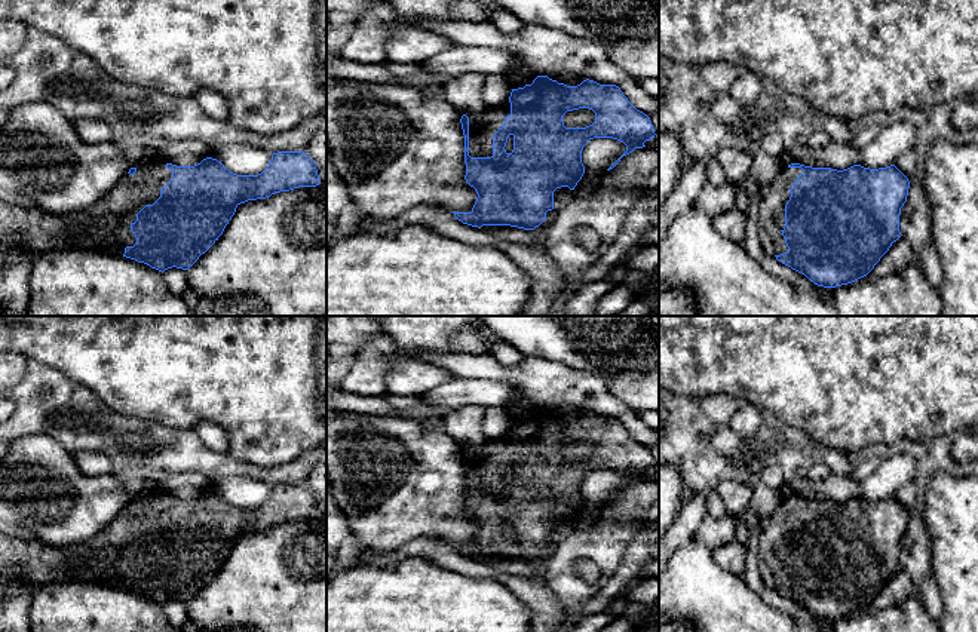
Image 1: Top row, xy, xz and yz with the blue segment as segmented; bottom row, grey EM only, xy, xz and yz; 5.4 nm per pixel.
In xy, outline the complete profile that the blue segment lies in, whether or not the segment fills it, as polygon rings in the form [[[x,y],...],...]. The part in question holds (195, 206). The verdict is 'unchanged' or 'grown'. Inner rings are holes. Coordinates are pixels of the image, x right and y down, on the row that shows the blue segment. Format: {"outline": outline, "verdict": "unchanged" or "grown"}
{"outline": [[[301,151],[273,153],[269,166],[258,175],[236,175],[212,157],[194,166],[154,159],[131,168],[102,197],[80,211],[53,214],[37,205],[0,202],[0,266],[6,263],[6,239],[19,234],[33,260],[53,249],[99,249],[162,273],[172,267],[188,270],[218,240],[240,203],[298,187],[316,187],[321,184],[316,166]]], "verdict": "grown"}

